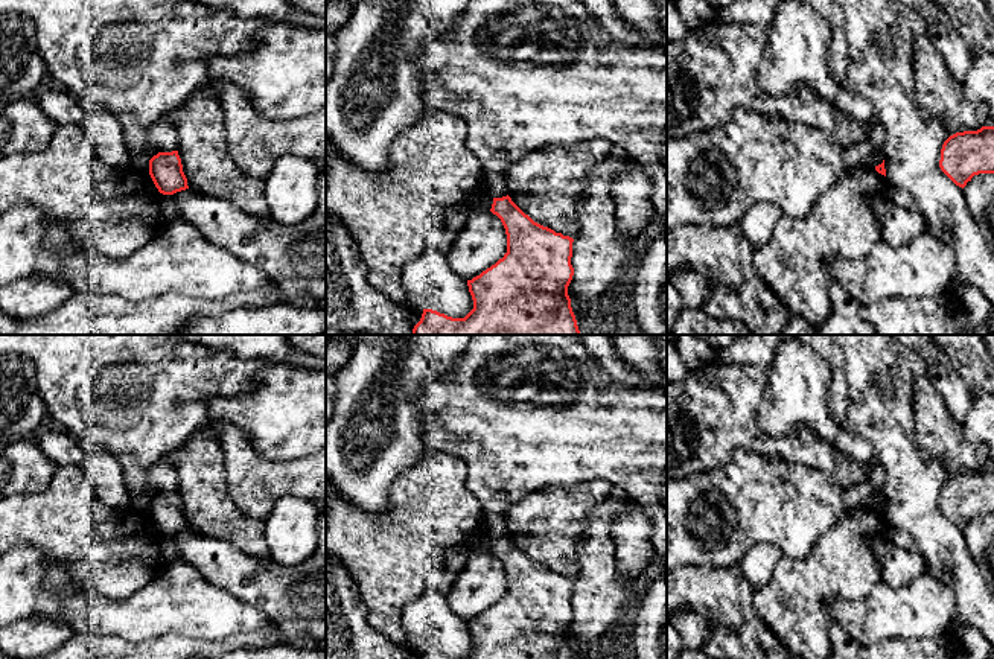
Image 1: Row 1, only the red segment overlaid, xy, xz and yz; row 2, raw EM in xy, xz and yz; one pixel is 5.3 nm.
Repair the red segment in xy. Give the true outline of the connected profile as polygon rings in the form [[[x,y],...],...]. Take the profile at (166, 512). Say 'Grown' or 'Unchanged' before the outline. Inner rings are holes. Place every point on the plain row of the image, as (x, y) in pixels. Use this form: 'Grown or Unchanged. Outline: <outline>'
Unchanged. Outline: [[[178,492],[158,493],[149,501],[149,516],[163,536],[189,530]]]

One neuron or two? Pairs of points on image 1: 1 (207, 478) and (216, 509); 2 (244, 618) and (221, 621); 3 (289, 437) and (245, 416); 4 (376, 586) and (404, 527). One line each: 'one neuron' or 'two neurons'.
1: one neuron
2: one neuron
3: one neuron
4: one neuron

